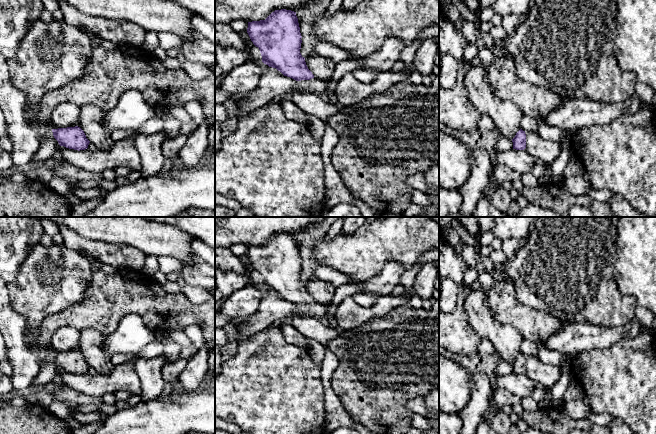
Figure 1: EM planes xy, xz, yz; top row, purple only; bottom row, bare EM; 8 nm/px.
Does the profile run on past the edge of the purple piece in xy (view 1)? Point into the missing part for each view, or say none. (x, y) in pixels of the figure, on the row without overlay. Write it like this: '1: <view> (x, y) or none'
1: none

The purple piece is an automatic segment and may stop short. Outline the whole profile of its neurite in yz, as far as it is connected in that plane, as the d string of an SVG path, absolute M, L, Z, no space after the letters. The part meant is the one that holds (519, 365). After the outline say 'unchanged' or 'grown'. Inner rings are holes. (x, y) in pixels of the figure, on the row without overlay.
M520 353L512 363L513 373L526 374L550 389L559 379L561 367L543 363L537 356Z; grown

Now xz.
M286 233L275 234L265 244L248 246L247 257L253 268L259 272L264 288L276 292L284 300L296 305L295 317L313 317L325 325L324 305L314 301L300 277L302 260L296 236Z; grown

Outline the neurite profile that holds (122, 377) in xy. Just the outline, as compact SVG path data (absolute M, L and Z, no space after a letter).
M136 359L117 365L107 374L78 375L60 370L57 380L89 398L100 398L105 393L119 390L127 391L131 395L140 395L141 384L135 370L135 361Z

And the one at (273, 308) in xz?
M265 290L256 314L235 325L235 341L252 336L263 328L280 323L296 313L296 304L284 300L276 292Z

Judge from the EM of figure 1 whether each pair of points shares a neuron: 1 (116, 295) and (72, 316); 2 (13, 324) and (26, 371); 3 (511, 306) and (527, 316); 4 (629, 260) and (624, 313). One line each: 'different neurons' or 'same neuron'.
1: same neuron
2: same neuron
3: same neuron
4: different neurons

